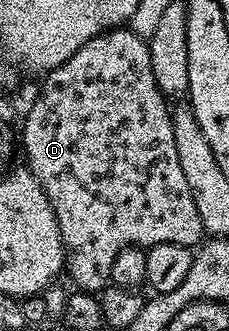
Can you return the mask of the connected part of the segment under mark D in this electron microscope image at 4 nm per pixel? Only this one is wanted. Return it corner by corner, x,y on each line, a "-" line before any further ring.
122,26
119,28
110,28
108,32
105,32
101,36
91,38
91,42
87,42
78,52
71,54
71,58
67,58
67,62
63,62
58,68
53,69
44,77
45,85
41,88
41,93
37,96
37,101
29,108
29,113
25,116
25,133
20,133
19,140
25,143
25,156
27,161
27,167
29,171
35,174
35,178
43,186
43,190
47,194
47,198
51,202
51,206
55,210
55,218
59,222
59,234
63,238
63,246
67,253
67,276
74,280
76,287
82,292
91,292
94,294
100,293
102,289
110,283
109,275
111,274
111,265
115,262
117,255
123,251
124,248
143,248
150,249
157,244
163,242
175,242
176,244
187,244
190,246
196,245
196,240
203,236
203,229
201,226
201,219
199,218
199,210
195,210
195,198
191,198
191,190
187,190
187,178
183,178
183,170
179,166
179,153
175,150
175,134
173,133
173,118
171,115
170,105
167,103
167,97
165,97
159,90
159,86
155,82
155,73
151,71
151,54
149,53
148,43
142,37
136,36
132,30
132,27

